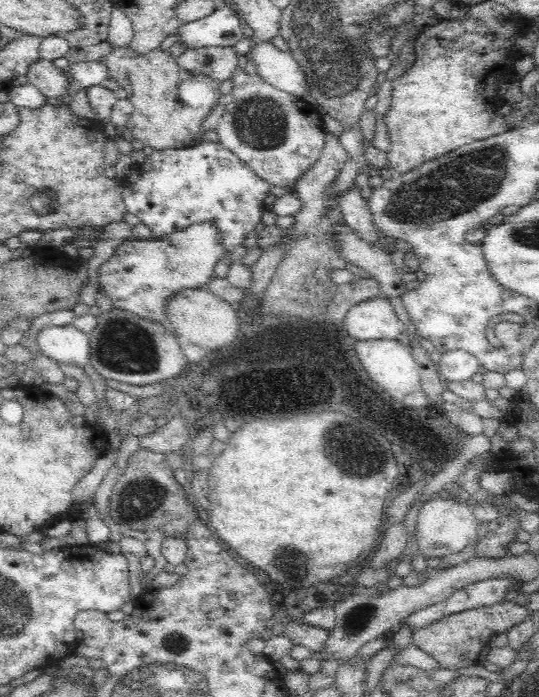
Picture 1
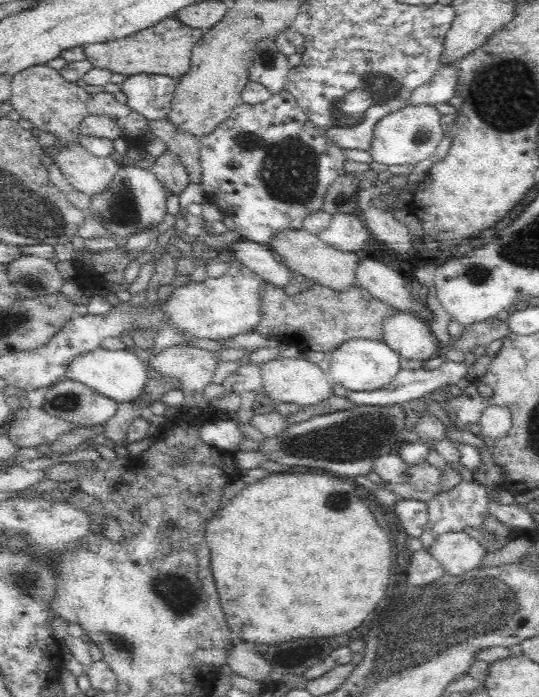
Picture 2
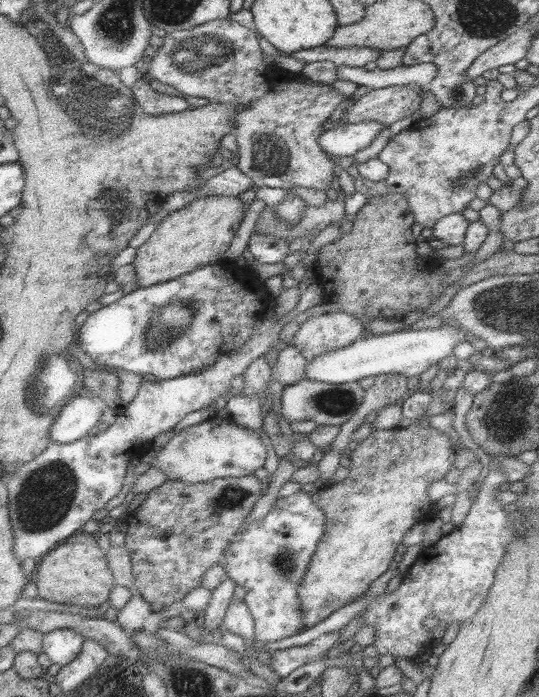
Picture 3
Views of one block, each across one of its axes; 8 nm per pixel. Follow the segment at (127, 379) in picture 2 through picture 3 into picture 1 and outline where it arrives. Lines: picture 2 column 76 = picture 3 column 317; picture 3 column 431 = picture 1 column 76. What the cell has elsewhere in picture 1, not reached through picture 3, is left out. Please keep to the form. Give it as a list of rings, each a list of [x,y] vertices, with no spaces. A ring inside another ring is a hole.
[[[73,325],[48,326],[38,332],[35,340],[39,350],[59,364],[82,367],[90,364],[89,335]]]

